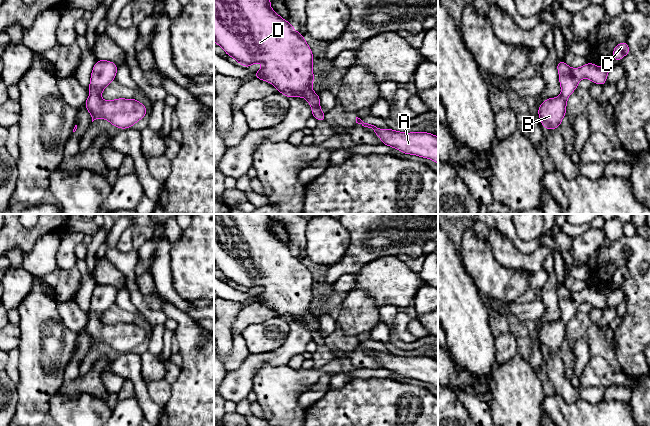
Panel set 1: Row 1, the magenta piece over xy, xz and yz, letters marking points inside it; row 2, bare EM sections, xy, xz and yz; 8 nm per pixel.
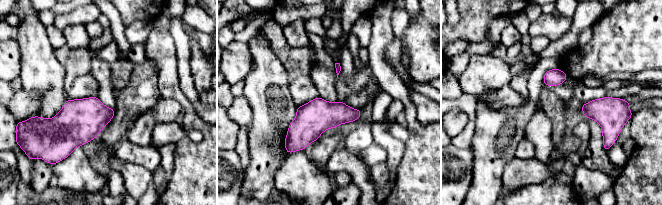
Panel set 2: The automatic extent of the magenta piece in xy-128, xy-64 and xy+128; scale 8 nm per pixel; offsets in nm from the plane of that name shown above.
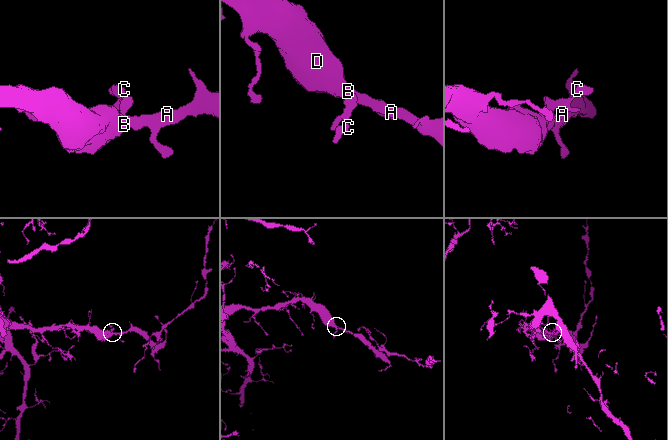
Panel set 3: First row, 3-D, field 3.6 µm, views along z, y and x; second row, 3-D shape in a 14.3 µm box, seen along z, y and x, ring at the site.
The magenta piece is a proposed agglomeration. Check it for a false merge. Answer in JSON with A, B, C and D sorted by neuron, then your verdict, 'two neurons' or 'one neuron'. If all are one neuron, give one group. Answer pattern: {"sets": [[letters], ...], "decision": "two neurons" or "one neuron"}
{"sets": [["A", "B", "C", "D"]], "decision": "one neuron"}

